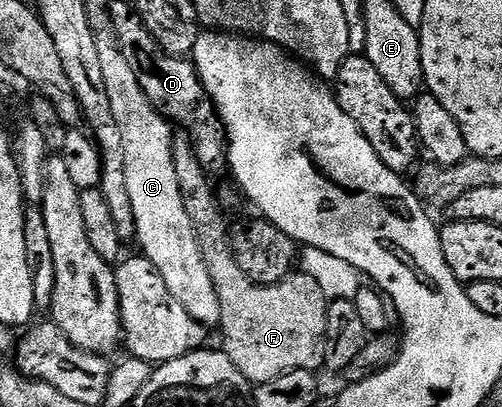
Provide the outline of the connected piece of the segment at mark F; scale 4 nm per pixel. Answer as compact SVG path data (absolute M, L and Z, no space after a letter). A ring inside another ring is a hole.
M182 132L176 133L173 139L173 169L177 171L177 184L181 184L181 200L185 204L185 212L189 212L189 220L197 236L199 251L205 260L205 268L209 268L209 276L213 280L213 288L221 304L221 320L218 329L223 330L223 343L221 343L223 353L229 356L229 360L233 360L237 372L245 376L248 384L277 380L277 376L294 370L322 371L327 347L325 316L328 298L321 292L321 288L317 288L317 284L313 284L310 276L302 272L292 272L279 283L271 286L258 286L257 283L246 278L245 273L241 272L237 261L234 260L229 229L227 230L227 222L223 219L224 207L217 197L217 190L211 187L212 179L204 172L203 165L199 163L195 145Z

